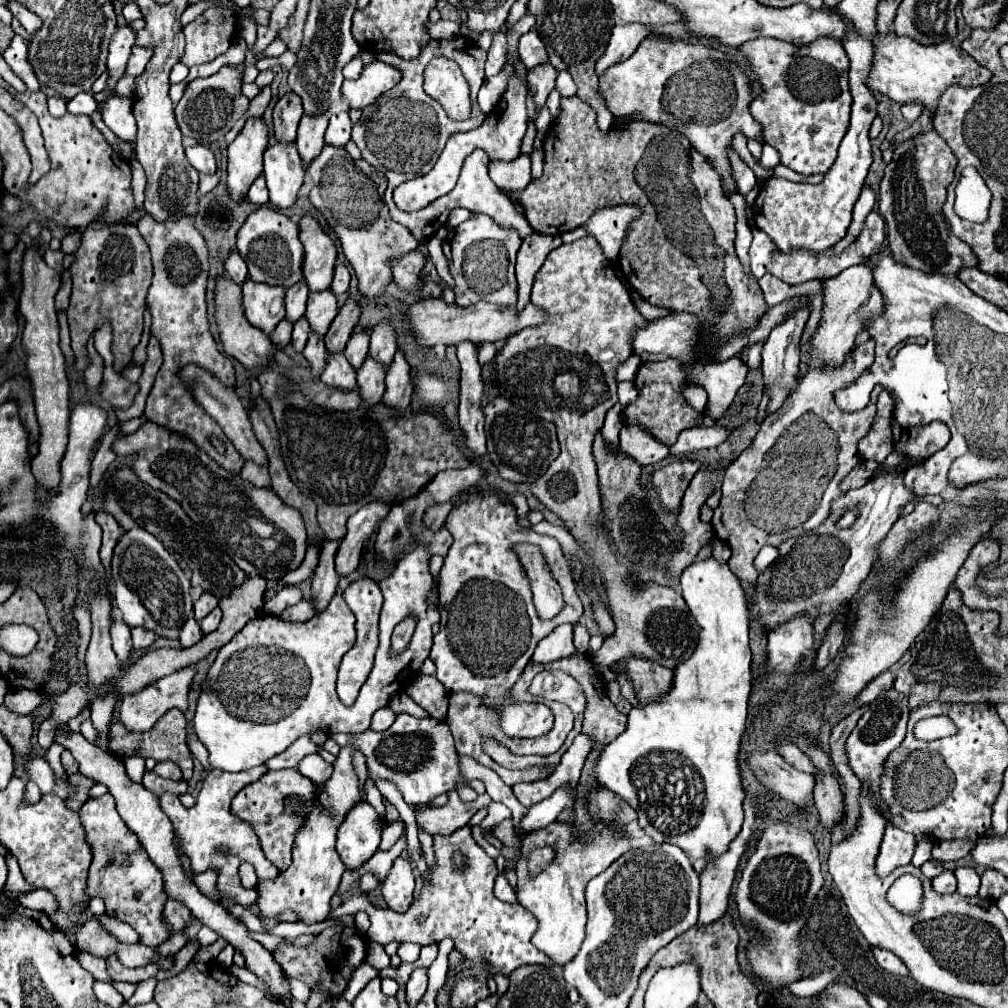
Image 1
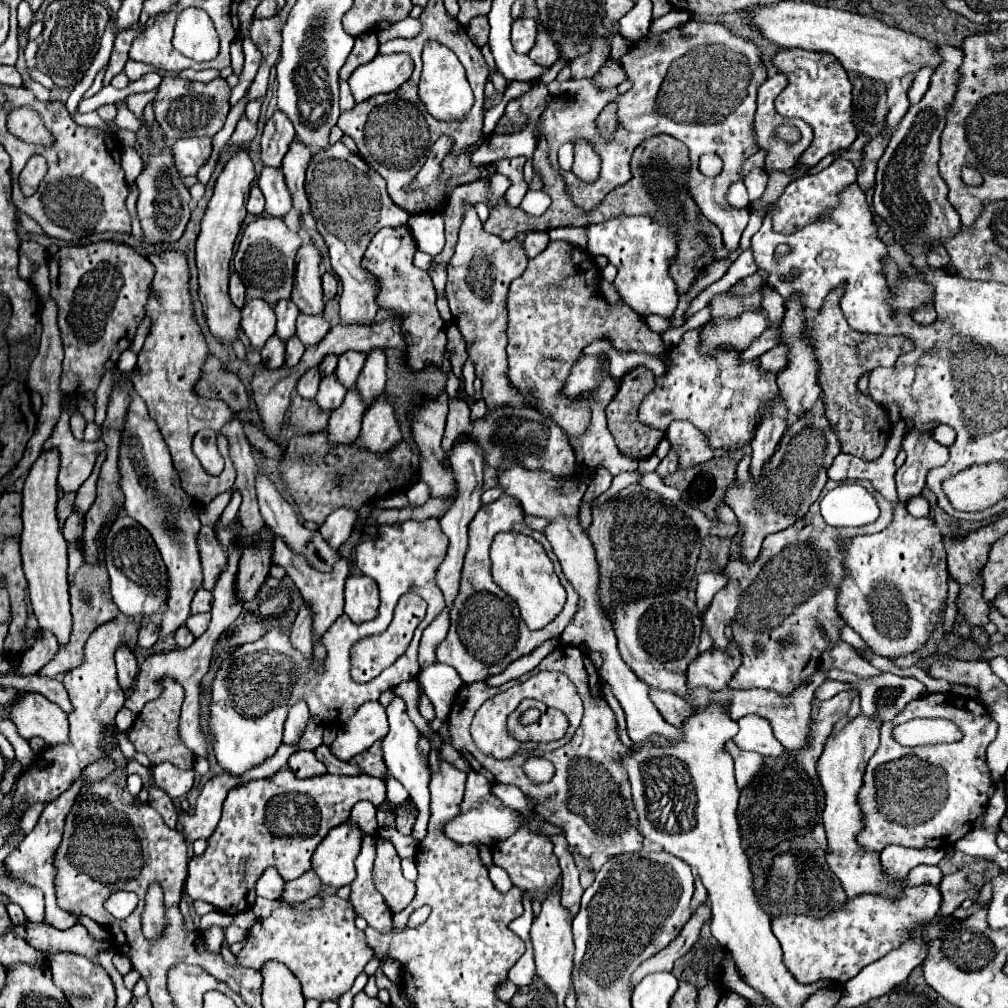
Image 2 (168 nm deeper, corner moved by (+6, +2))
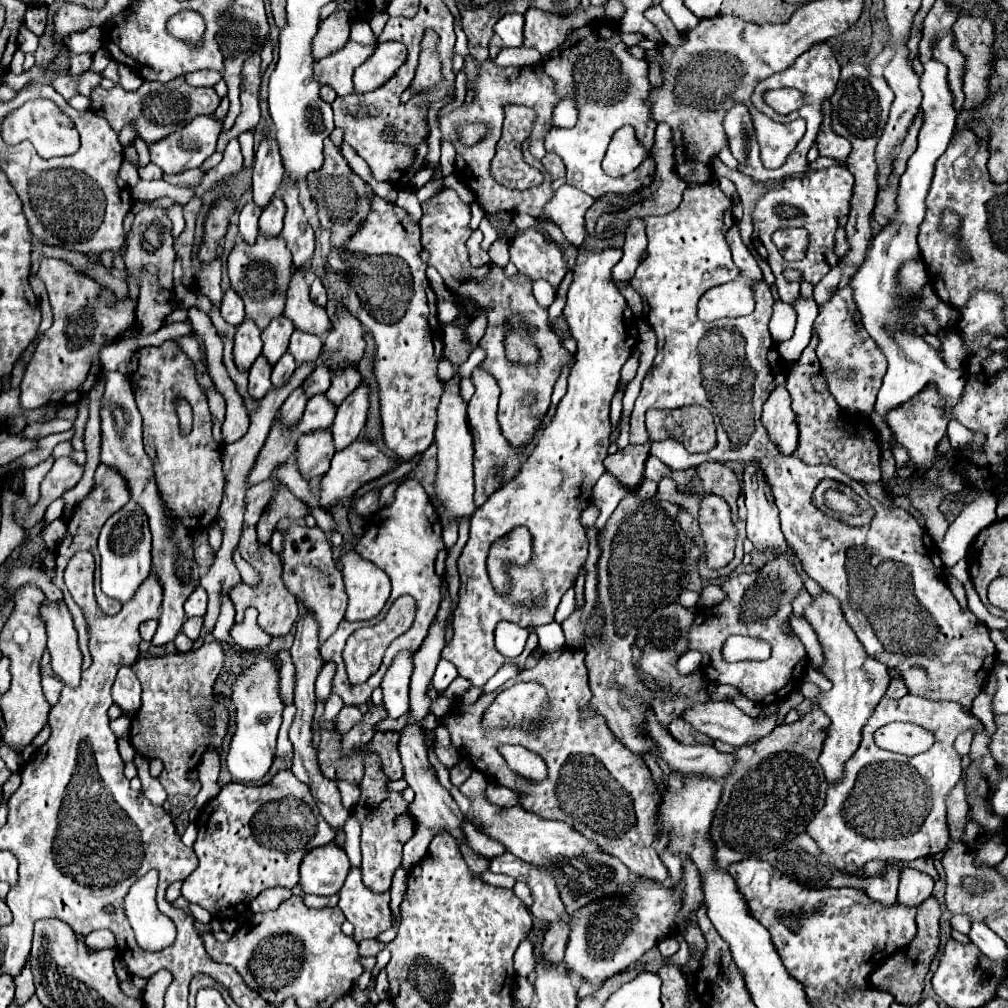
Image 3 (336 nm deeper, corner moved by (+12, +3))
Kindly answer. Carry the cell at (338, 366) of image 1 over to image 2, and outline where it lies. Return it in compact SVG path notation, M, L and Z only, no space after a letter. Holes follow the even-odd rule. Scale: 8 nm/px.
M325 375L321 379L321 385L319 385L319 393L317 393L317 403L321 409L325 411L333 411L337 409L341 403L343 403L343 397L345 397L345 387L339 385L339 379L335 375Z

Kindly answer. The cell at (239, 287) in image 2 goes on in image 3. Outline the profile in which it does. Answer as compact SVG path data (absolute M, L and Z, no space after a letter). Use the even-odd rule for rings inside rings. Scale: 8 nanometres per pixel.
M231 288L225 292L223 306L221 306L221 316L223 316L225 322L231 324L231 326L239 326L239 324L245 320L243 302L241 302L241 298L239 298Z

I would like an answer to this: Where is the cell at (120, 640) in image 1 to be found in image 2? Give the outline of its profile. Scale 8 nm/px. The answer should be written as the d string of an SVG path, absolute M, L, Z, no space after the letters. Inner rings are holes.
M121 643L115 651L115 665L117 665L117 673L119 673L119 685L123 689L129 689L135 681L135 675L137 675L137 661L135 661L135 655L133 651Z

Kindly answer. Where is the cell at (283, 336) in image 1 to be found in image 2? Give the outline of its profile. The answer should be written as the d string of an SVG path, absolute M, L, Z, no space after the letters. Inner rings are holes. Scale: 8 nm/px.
M273 335L261 349L261 357L269 369L281 367L285 363L285 341L279 341L279 337Z

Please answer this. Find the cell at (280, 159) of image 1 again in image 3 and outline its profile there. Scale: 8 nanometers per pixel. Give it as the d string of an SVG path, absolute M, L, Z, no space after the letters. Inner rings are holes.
M273 198L269 202L269 208L261 212L259 218L259 230L267 238L275 238L281 234L283 228L283 216L285 216L285 204L281 198Z

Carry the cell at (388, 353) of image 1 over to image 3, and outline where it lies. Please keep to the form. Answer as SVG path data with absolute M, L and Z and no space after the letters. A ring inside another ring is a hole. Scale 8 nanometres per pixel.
M361 384L337 410L335 422L331 426L333 434L333 446L335 450L347 448L353 440L357 440L359 432L365 426L367 420L367 408L369 408L369 388Z

